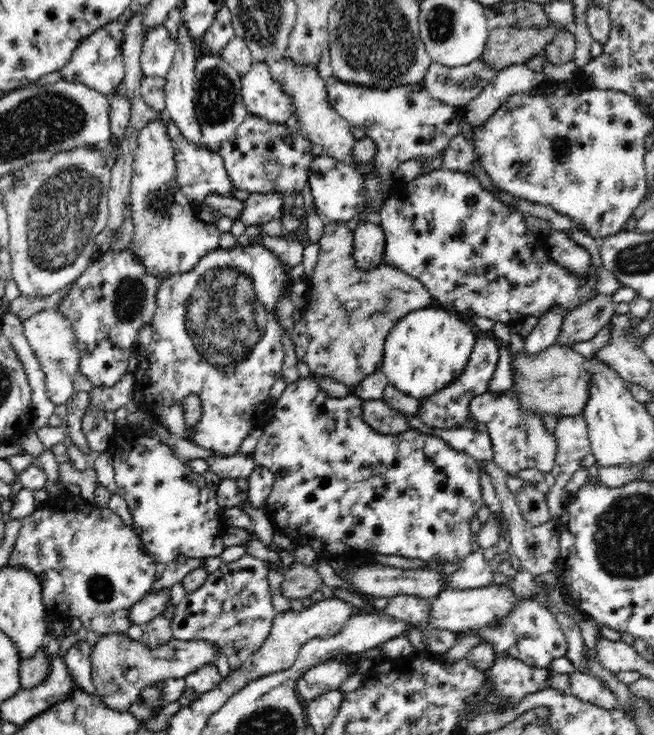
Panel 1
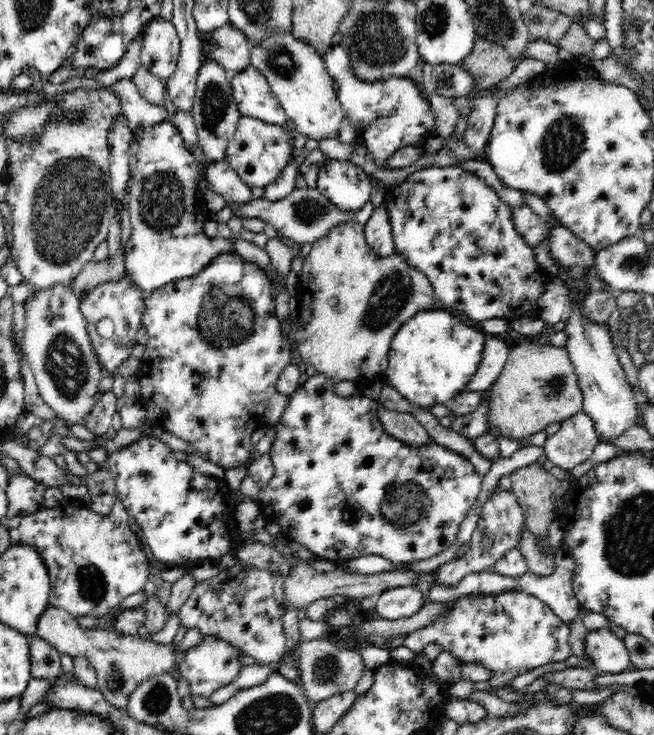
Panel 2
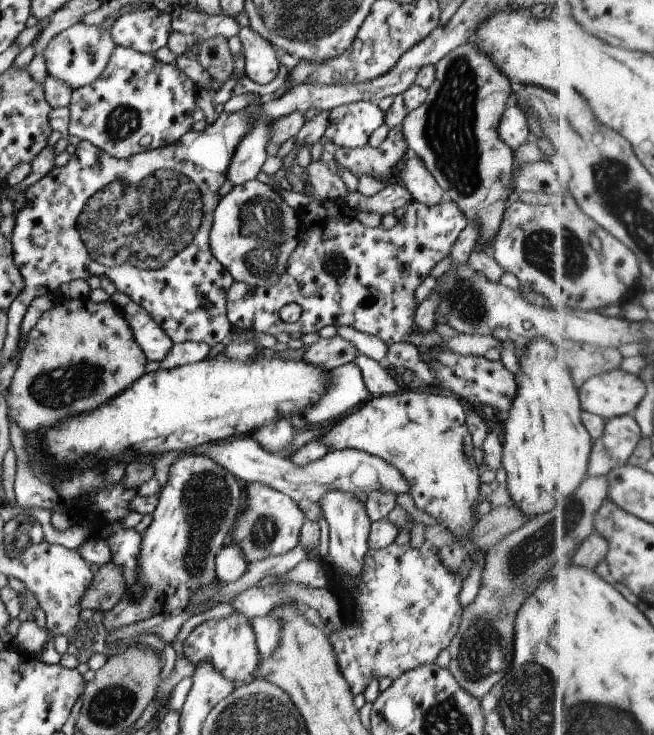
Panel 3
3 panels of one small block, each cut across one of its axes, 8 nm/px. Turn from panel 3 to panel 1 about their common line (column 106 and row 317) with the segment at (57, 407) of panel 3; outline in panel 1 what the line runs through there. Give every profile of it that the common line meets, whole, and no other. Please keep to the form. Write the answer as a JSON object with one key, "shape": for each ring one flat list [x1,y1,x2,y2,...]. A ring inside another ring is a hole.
{"shape":[[344,222,325,224,324,233,317,242,319,255,313,275,307,280,308,300,301,319,290,330,299,362,309,366,311,374,328,377,345,384,354,394,355,387,370,374,381,370,385,340,392,327,412,311,436,305,428,289,410,274,387,264,370,270,361,270,353,258,353,232]]}

